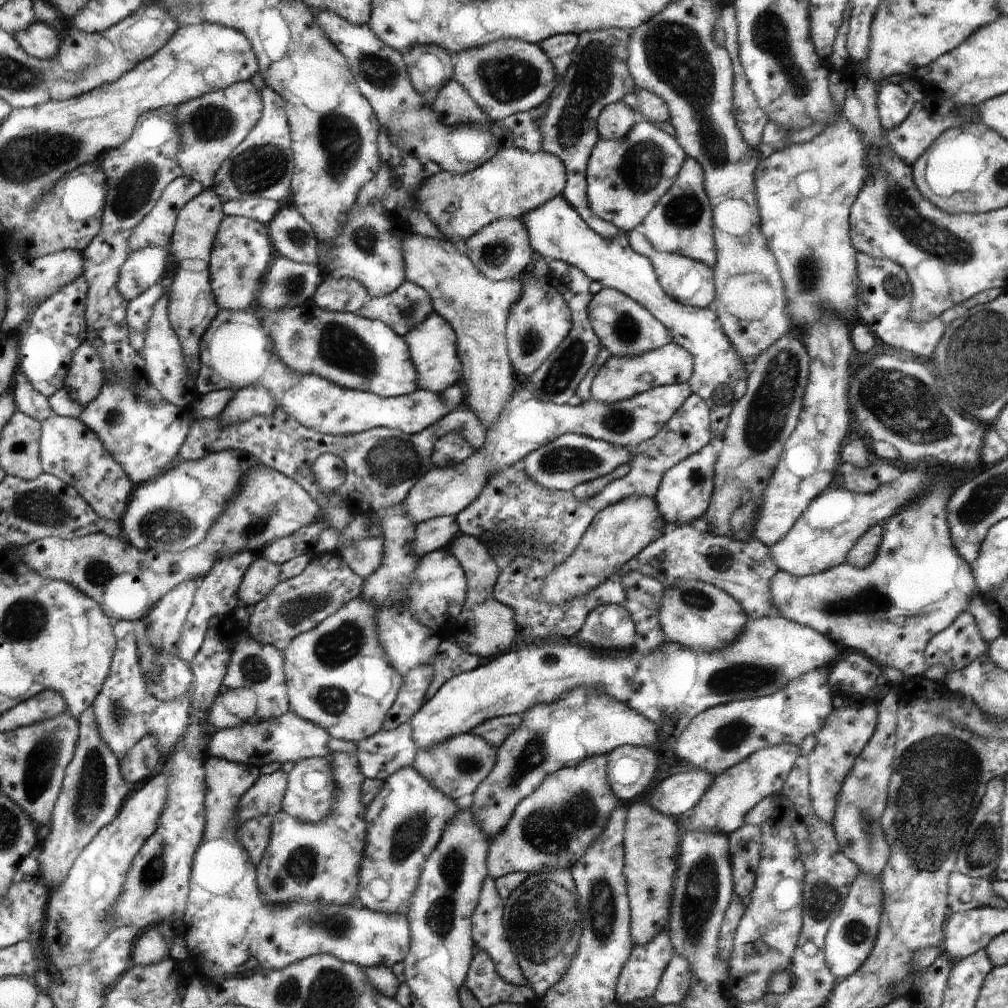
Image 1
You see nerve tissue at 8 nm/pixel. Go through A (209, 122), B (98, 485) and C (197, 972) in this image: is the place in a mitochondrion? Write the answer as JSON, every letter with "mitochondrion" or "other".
{"A":"mitochondrion","B":"other","C":"other"}

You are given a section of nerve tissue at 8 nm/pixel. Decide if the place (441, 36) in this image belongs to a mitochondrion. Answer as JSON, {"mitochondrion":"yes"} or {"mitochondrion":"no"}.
{"mitochondrion":"no"}

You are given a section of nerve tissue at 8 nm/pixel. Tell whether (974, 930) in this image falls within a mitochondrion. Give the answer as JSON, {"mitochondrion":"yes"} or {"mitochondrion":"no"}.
{"mitochondrion":"no"}

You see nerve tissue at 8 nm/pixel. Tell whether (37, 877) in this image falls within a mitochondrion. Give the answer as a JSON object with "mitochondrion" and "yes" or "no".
{"mitochondrion":"no"}

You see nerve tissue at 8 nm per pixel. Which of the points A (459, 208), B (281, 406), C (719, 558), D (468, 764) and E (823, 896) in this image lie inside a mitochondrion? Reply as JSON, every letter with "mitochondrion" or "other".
{"A":"other","B":"other","C":"mitochondrion","D":"mitochondrion","E":"mitochondrion"}

